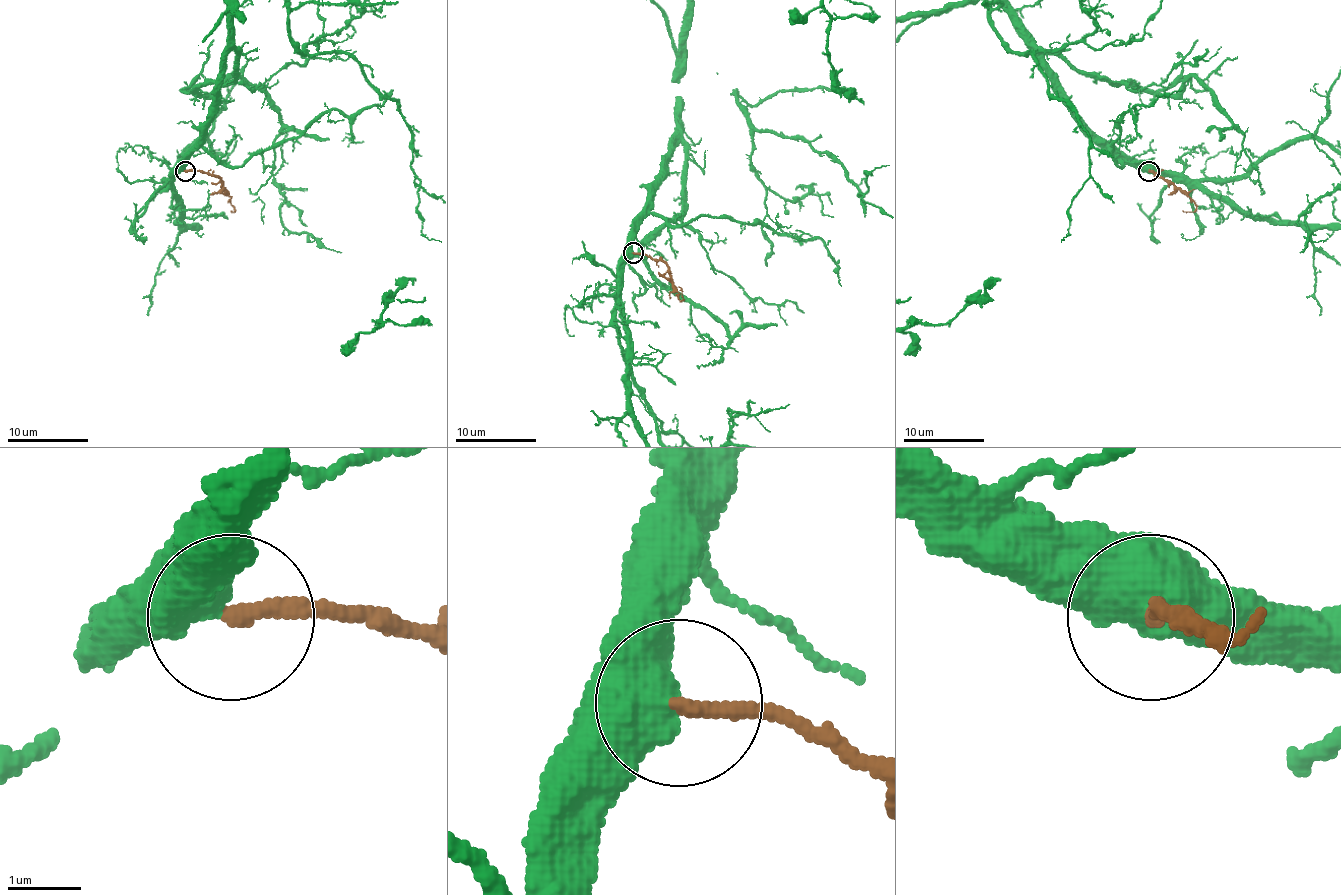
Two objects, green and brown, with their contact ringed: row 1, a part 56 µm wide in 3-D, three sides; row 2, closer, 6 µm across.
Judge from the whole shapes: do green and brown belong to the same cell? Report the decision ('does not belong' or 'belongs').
belongs

